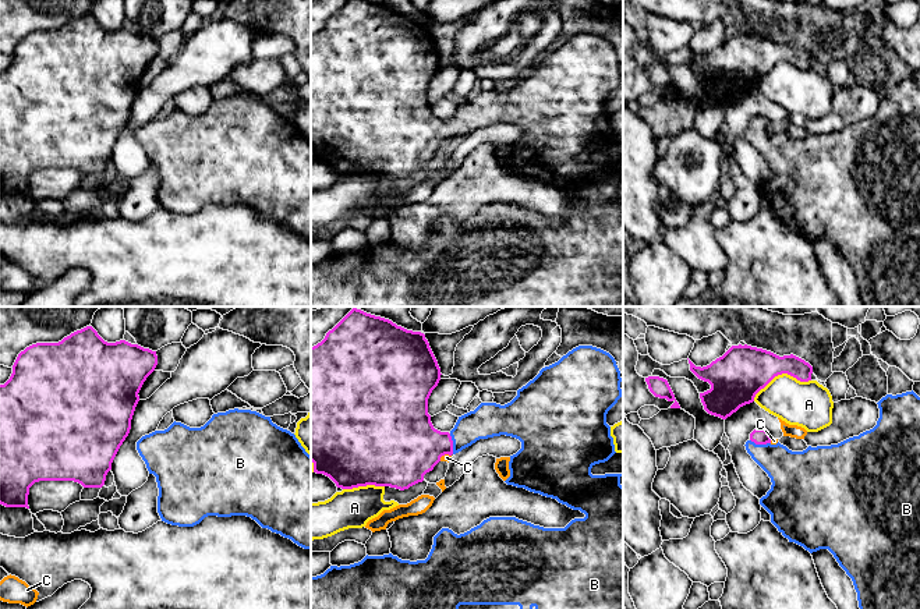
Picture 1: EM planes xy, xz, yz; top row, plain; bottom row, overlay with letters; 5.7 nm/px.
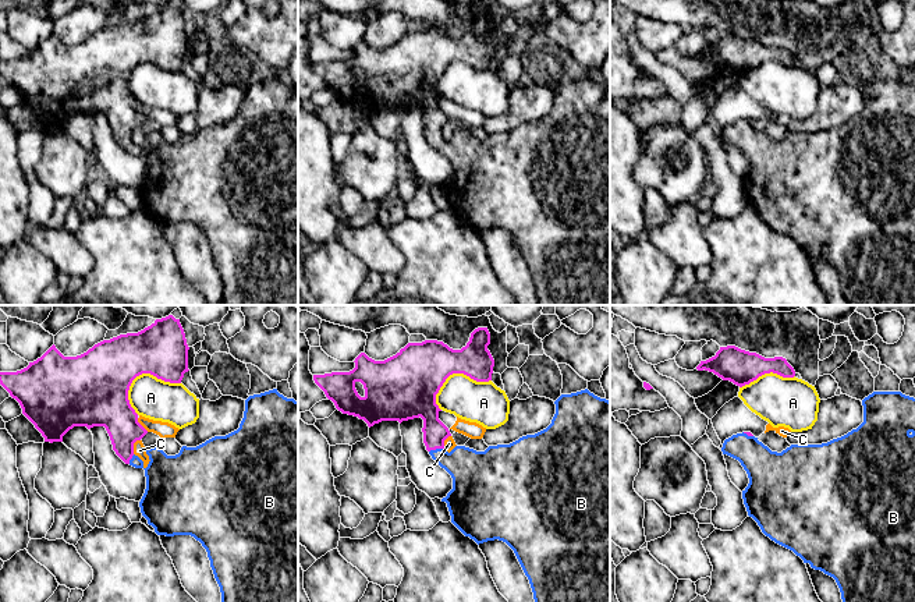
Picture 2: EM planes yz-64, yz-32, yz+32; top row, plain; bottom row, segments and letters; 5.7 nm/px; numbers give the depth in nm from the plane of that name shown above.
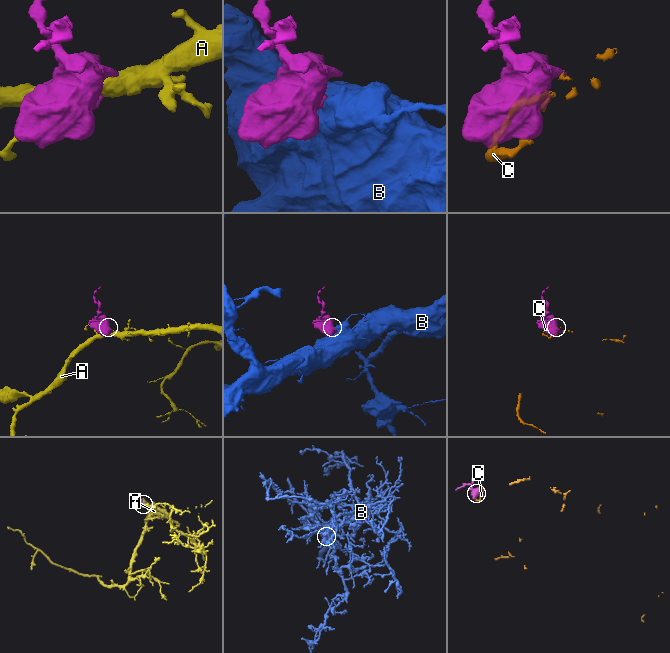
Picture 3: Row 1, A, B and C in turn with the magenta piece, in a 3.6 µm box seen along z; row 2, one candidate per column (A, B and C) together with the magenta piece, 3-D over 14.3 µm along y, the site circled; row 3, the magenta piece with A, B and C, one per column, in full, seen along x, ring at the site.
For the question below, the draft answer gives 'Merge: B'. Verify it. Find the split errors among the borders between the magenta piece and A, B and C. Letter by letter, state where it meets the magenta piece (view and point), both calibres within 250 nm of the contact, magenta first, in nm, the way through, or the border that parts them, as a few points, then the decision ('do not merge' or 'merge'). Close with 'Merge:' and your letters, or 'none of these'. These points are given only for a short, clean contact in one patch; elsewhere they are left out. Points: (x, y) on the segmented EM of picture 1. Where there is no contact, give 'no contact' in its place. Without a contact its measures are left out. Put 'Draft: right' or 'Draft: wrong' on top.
Draft: right
A: meets magenta in yz at (779, 374); 300 nm thick on the magenta side, 280 nm on the other; do not merge
B: meets magenta in xz at (452, 443); 360 nm thick on the magenta side, 200 nm on the other; runs through xz (409, 446), (452, 443), (471, 427), (488, 420); merge
C: meets magenta in xz at (443, 455); 420 nm thick on the magenta side, 50 nm on the other; do not merge
Merge: B

